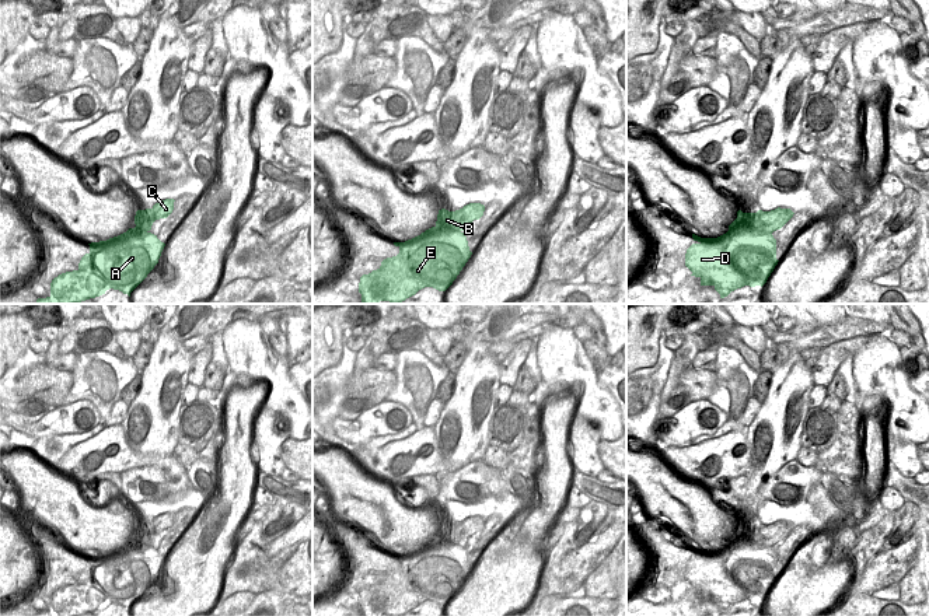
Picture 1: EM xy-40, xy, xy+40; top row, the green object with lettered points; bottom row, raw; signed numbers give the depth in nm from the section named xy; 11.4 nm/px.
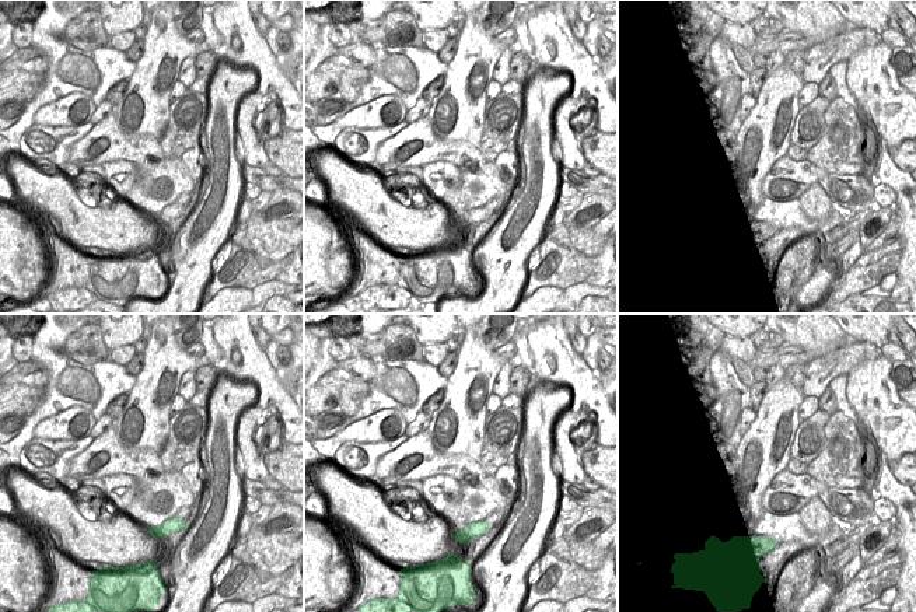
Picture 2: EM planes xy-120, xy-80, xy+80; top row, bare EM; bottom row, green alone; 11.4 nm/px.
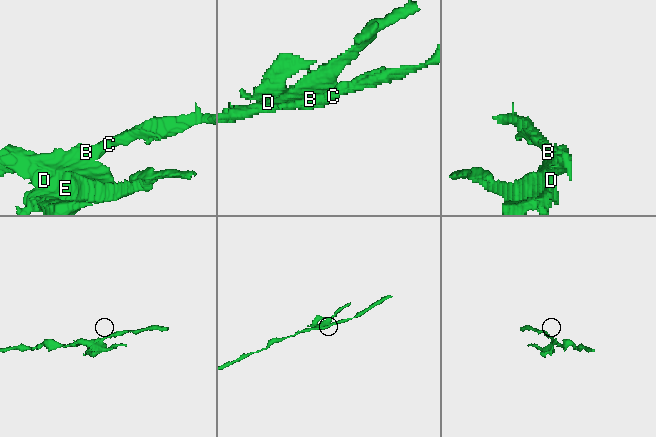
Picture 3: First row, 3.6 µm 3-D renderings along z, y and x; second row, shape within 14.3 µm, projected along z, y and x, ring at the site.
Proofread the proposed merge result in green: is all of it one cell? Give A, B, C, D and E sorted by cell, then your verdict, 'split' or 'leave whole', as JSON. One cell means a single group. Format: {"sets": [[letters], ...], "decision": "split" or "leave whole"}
{"sets": [["A", "D", "E"], ["B", "C"]], "decision": "split"}

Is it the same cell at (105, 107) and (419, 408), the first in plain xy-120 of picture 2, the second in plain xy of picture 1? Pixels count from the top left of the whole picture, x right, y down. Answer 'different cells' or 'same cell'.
different cells

